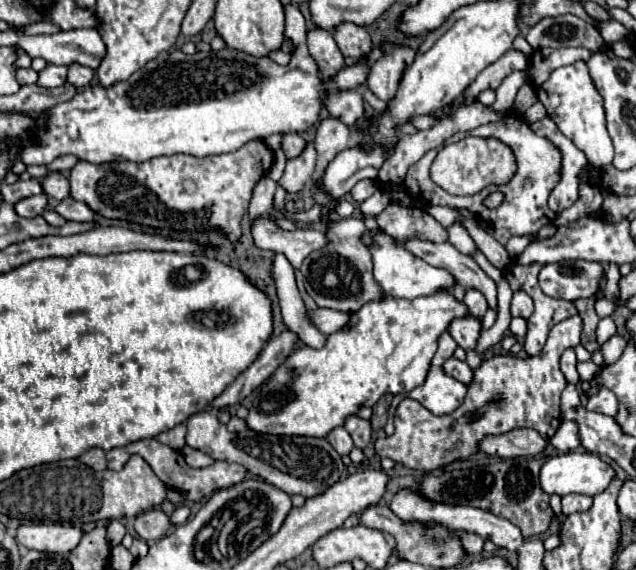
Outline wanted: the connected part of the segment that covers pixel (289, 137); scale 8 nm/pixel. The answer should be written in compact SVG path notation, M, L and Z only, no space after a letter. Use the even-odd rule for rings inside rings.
M295 132L283 136L283 152L285 152L285 156L289 160L297 158L305 150L305 146L307 146L307 142L299 134L295 134Z

